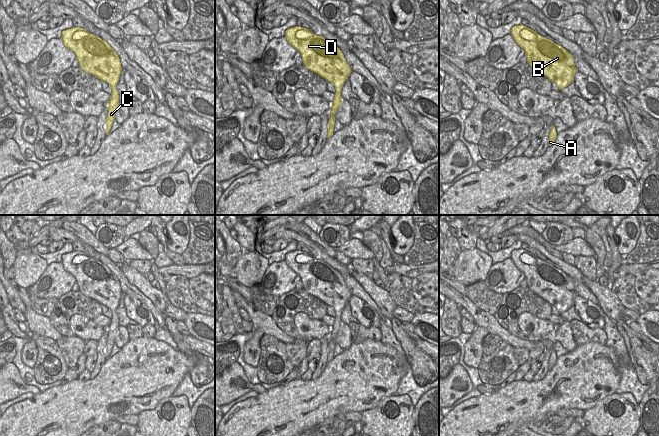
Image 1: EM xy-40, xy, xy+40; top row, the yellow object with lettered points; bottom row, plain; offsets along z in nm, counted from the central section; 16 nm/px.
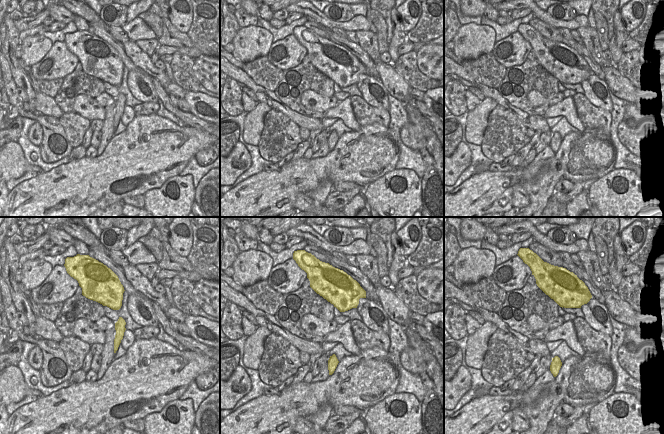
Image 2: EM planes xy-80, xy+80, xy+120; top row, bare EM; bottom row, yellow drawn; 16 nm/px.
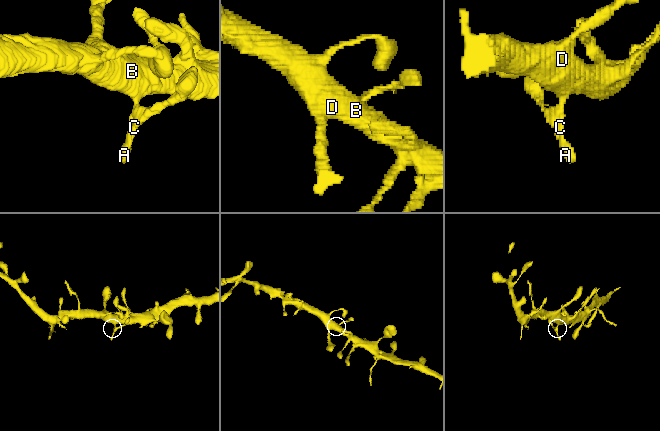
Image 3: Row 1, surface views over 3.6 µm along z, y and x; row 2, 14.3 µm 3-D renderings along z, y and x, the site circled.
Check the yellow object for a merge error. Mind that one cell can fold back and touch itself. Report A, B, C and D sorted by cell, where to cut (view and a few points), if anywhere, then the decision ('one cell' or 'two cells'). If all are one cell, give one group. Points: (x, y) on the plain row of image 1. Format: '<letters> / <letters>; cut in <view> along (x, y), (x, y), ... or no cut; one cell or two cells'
A B C D; no cut; one cell

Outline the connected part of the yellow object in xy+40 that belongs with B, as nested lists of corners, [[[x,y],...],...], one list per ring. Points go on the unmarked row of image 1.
[[[520,248],[511,252],[515,266],[525,274],[527,287],[555,306],[560,314],[574,306],[577,295],[573,280],[550,263]]]

